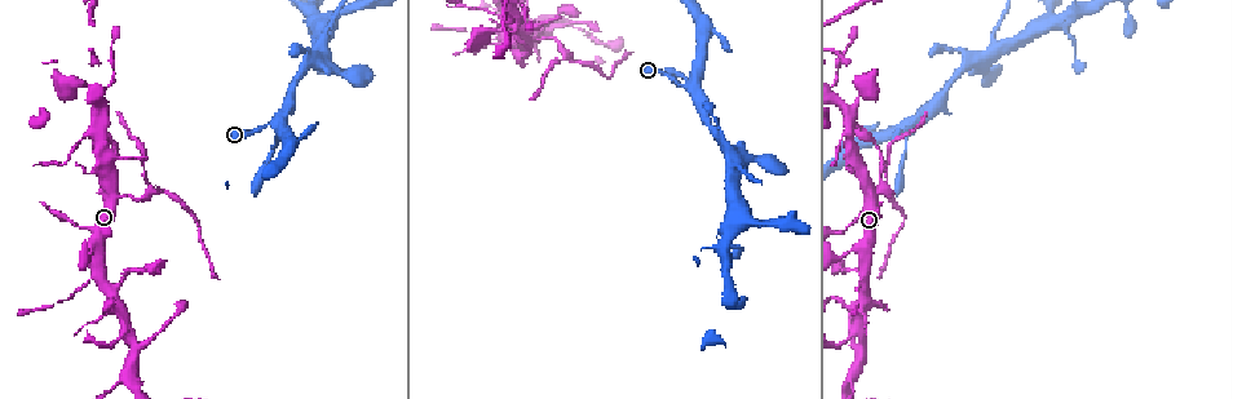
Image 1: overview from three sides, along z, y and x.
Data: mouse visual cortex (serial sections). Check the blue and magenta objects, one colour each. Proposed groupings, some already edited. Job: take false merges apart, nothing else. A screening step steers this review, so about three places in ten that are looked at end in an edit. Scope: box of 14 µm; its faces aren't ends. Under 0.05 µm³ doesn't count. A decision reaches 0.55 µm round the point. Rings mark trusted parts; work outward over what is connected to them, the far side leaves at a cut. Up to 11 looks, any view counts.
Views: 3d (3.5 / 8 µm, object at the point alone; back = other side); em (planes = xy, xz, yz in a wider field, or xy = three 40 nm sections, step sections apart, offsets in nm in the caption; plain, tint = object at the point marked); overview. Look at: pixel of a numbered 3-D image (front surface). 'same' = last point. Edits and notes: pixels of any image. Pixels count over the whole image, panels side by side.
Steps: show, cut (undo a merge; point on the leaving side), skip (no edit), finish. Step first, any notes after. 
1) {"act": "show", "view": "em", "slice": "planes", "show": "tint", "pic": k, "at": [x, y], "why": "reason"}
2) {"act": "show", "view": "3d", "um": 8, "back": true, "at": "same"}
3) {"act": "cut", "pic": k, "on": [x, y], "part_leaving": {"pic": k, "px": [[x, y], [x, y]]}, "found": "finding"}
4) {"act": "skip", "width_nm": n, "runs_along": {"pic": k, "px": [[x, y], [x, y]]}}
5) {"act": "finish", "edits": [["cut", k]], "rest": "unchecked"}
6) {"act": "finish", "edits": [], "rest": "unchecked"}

{"act": "show", "view": "3d", "um": 8, "pic": 1, "at": [691, 84], "why": "sharp bend"}

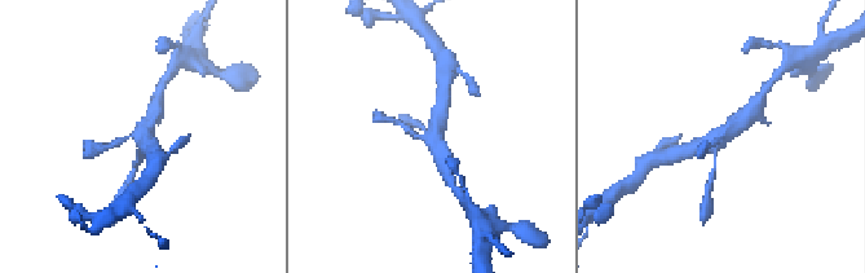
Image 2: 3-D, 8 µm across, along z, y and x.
{"act": "show", "view": "3d", "um": 3.5, "pic": 2, "at": [432, 136]}

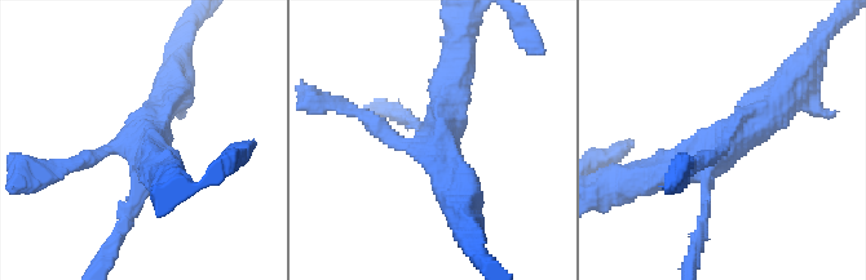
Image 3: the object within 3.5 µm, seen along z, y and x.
{"act": "show", "view": "em", "slice": "xy", "step": 2, "show": "tint", "pic": 3, "at": [139, 141], "arms": 4, "arm_widths_nm": [150, 200, 350, 450], "why": "shape alone is not enough"}

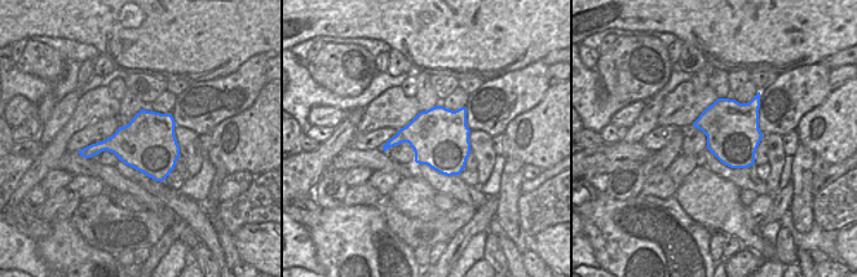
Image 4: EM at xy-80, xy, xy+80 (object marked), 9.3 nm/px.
{"act": "skip", "found": "all the same cell"}

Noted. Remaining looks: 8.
{"act": "show", "view": "3d", "um": 8, "pic": 1, "at": [720, 131], "why": "sharp bend"}

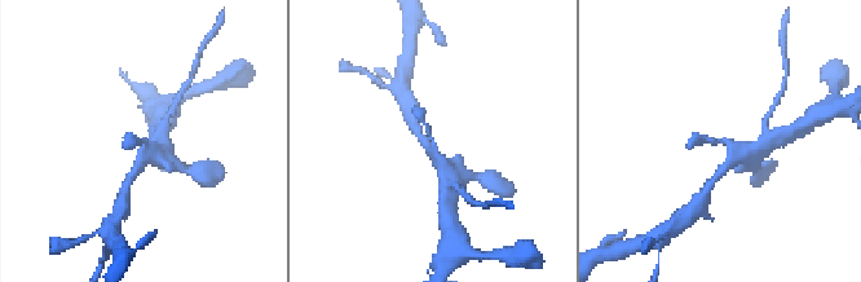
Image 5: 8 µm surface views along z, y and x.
{"act": "show", "view": "em", "slice": "planes", "show": "tint", "pic": 5, "at": [434, 142]}

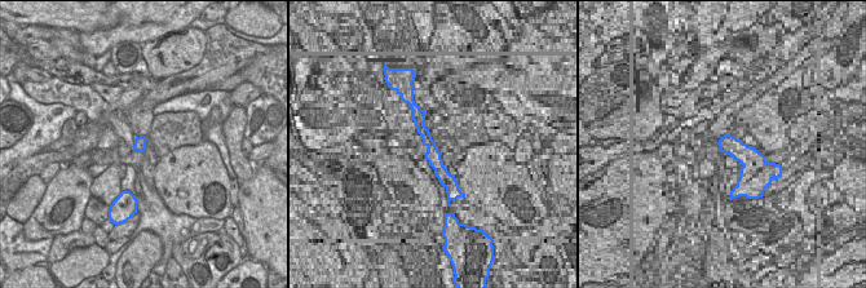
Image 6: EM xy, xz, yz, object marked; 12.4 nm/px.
{"act": "skip", "width_nm": 160, "runs_along": {"pic": 5, "px": [[723, 170], [736, 157], [725, 141], [692, 144]]}, "found": "one cell here"}

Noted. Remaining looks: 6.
{"act": "show", "view": "3d", "um": 3.5, "pic": 1, "at": [564, 54], "why": "abrupt turn"}

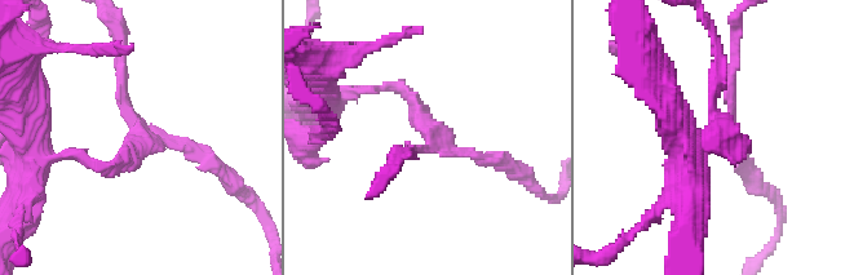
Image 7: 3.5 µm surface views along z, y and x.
{"act": "show", "view": "em", "slice": "planes", "show": "tint", "pic": 7, "at": [147, 142]}

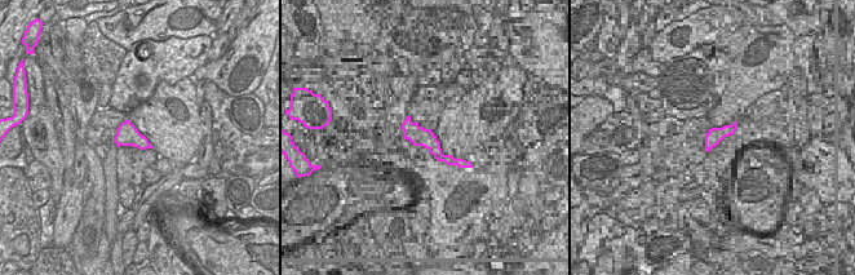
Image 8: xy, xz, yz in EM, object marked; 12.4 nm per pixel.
{"act": "show", "view": "em", "slice": "xy", "step": 5, "show": "tint", "at": "same", "why": "cut it another way"}

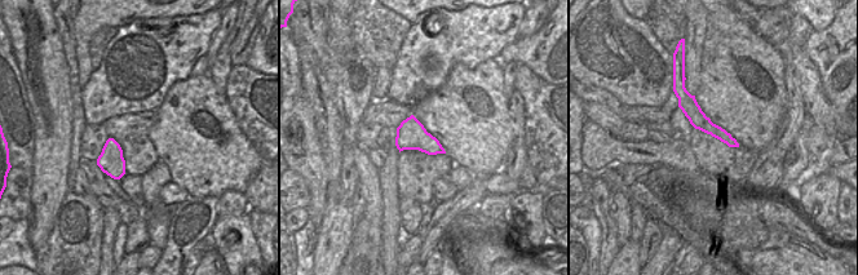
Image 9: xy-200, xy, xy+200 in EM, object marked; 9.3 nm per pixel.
{"act": "cut", "pic": 7, "on": [208, 152], "part_leaving": {"pic": 7, "px": [[164, 141], [208, 156], [260, 208]]}, "found": "a second cell is stuck on"}

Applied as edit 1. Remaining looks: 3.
{"act": "show", "view": "3d", "um": 3.5, "pic": 1, "at": [868, 287], "why": "sharp bend"}

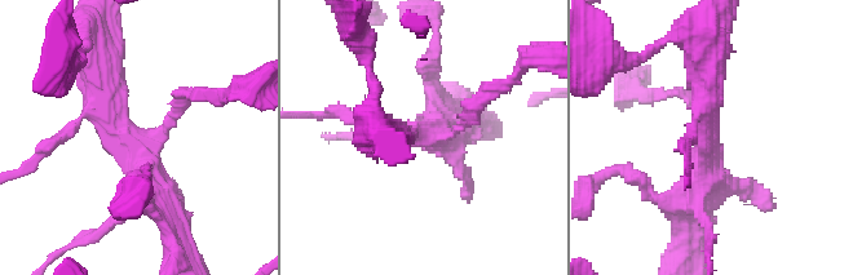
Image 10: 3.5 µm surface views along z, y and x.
{"act": "show", "view": "em", "slice": "planes", "show": "tint", "pic": 10, "at": [423, 138]}

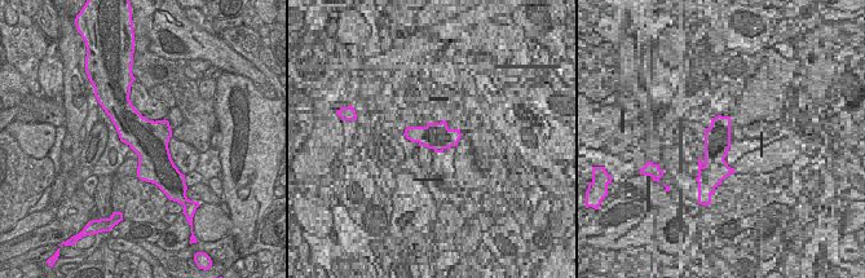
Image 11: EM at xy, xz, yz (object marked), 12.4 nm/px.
{"act": "skip", "runs_along": {"pic": 10, "px": [[96, 72], [171, 224]]}, "found": "one cell here"}

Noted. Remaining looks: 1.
{"act": "finish", "edits": [["cut", 7]], "rest": "unchecked"}

